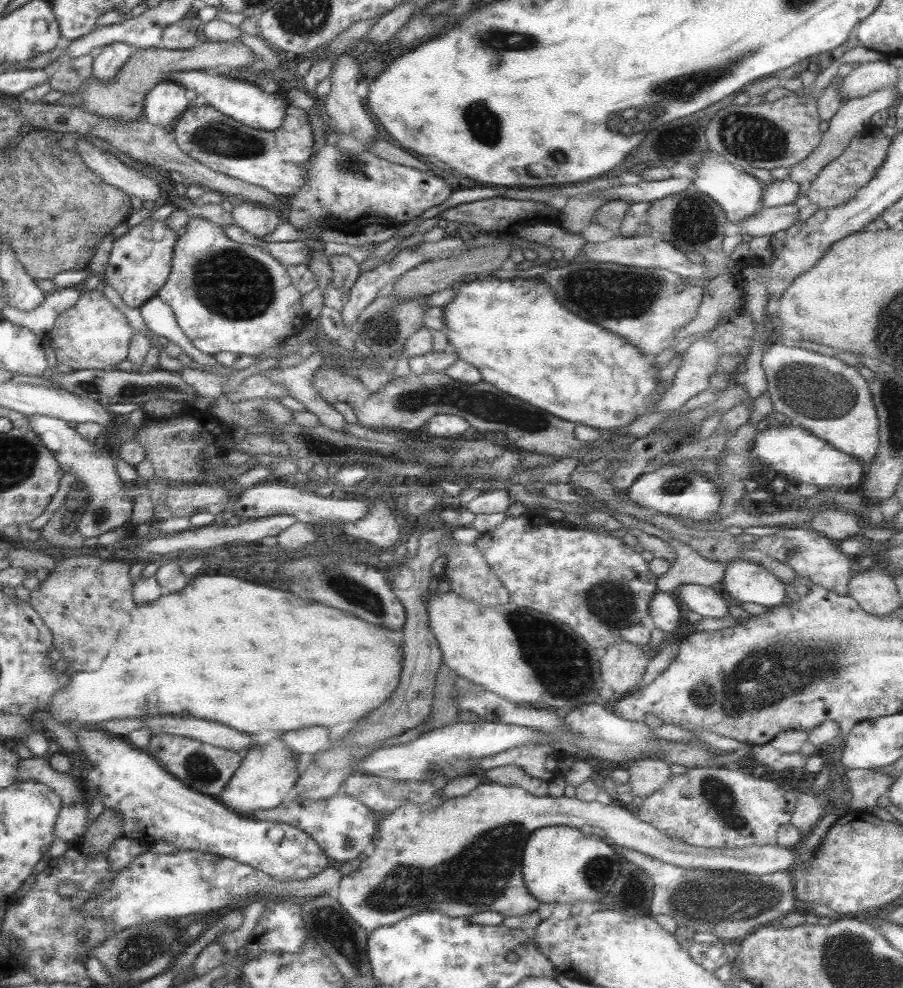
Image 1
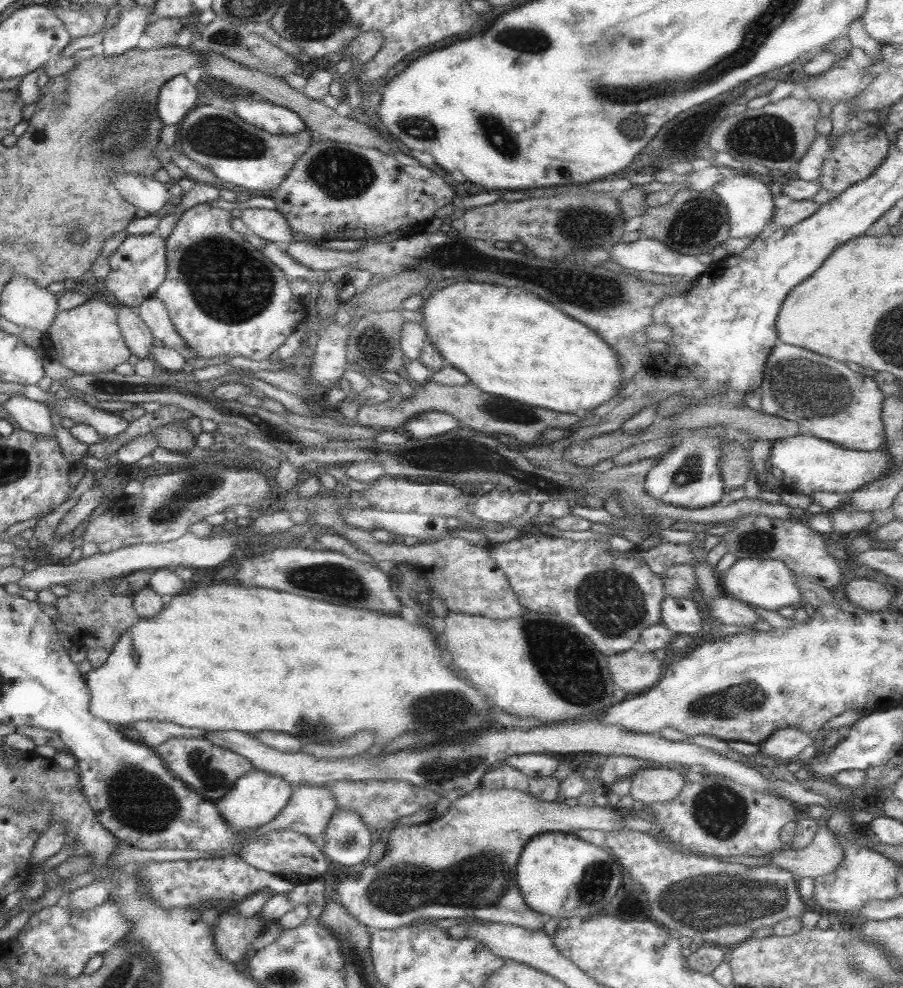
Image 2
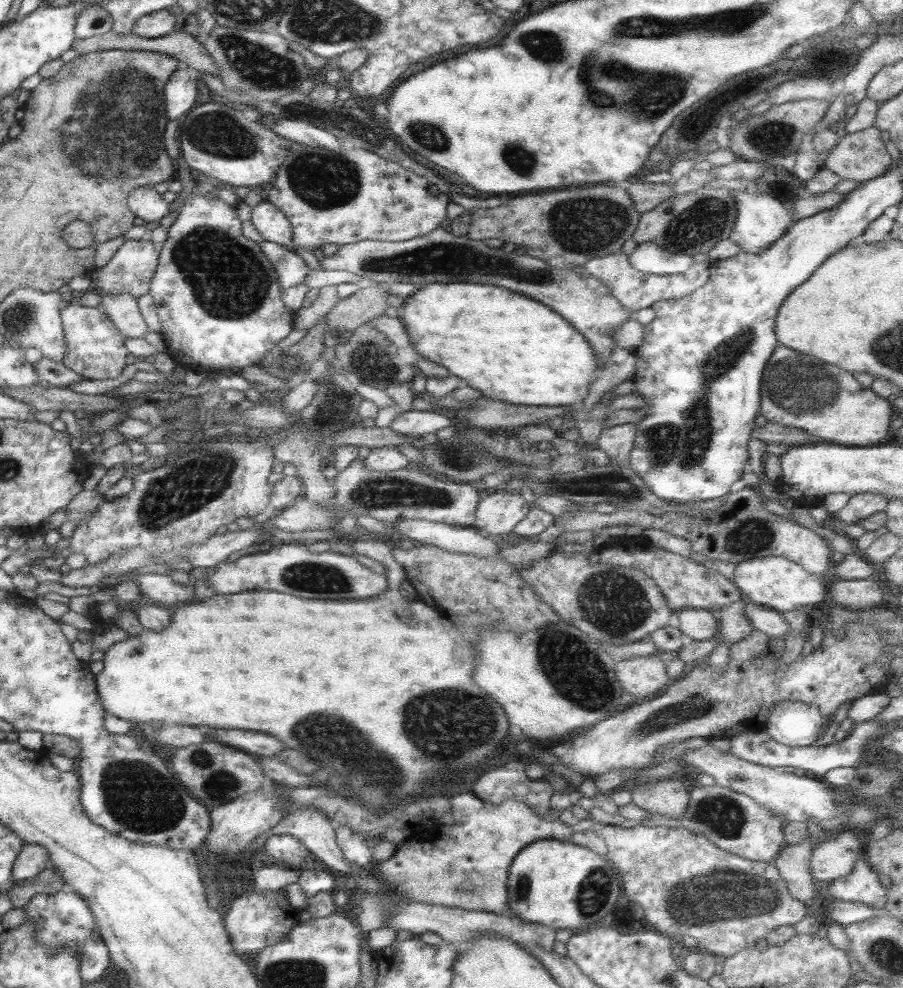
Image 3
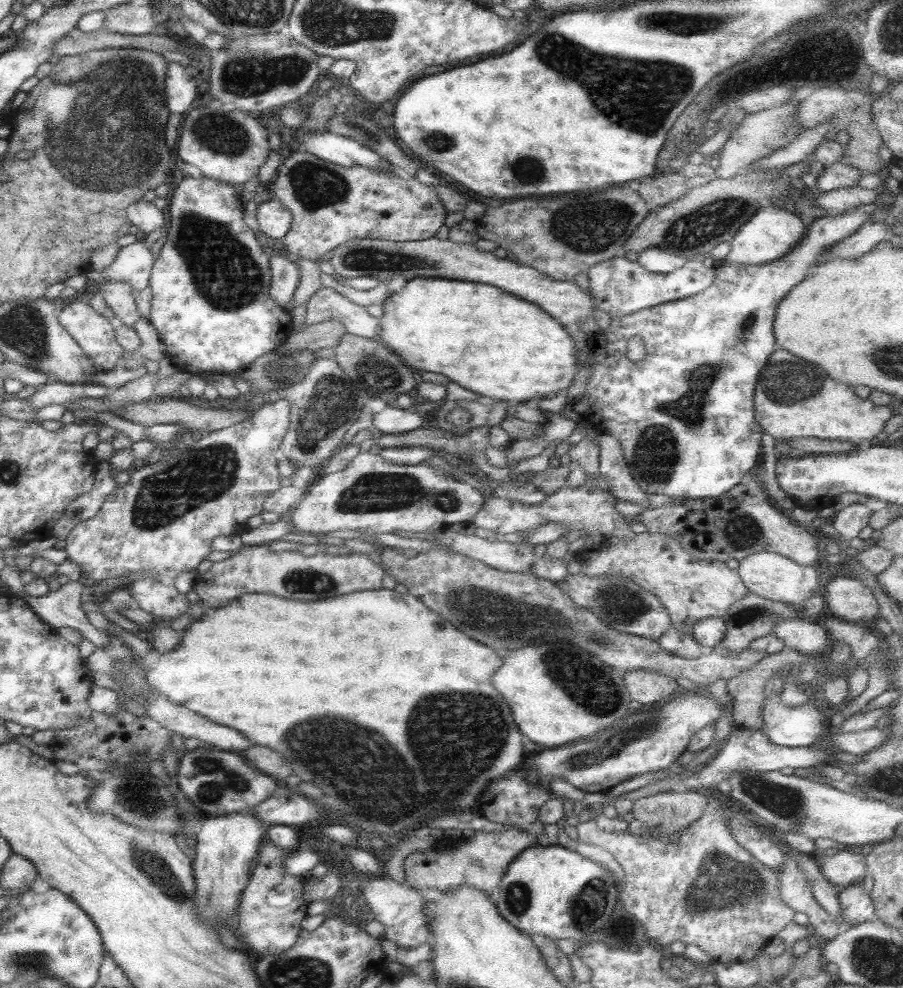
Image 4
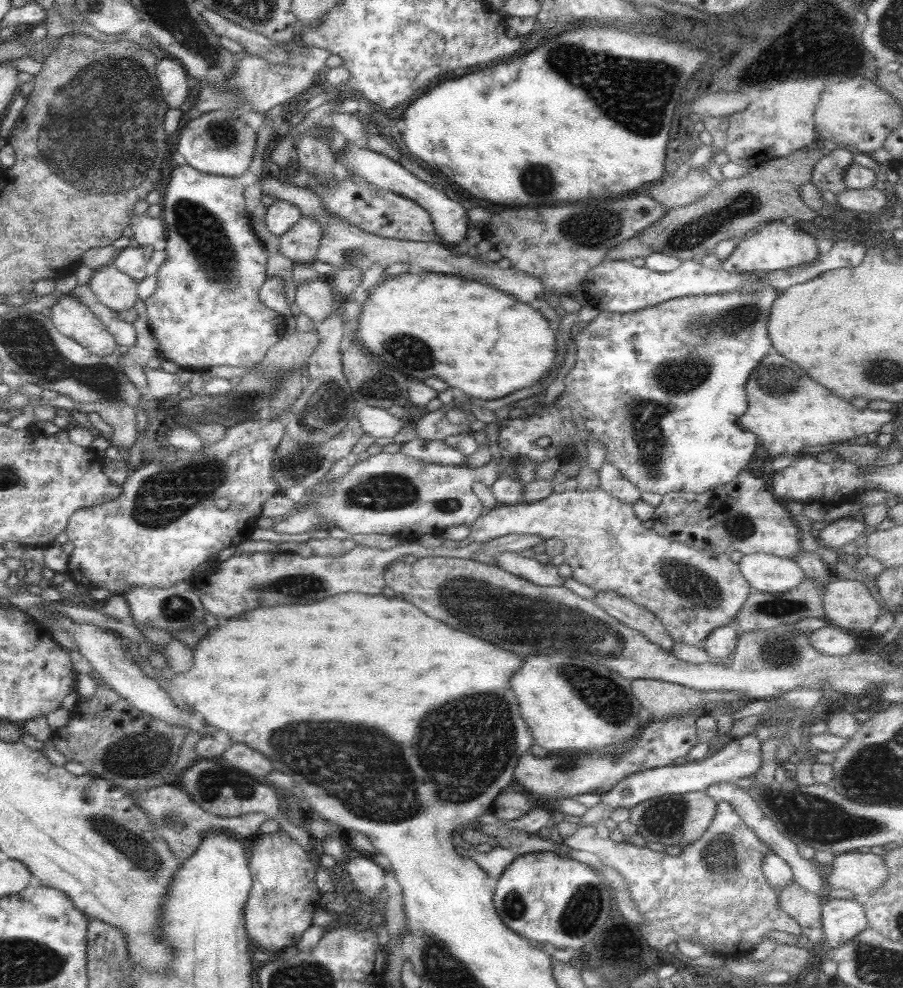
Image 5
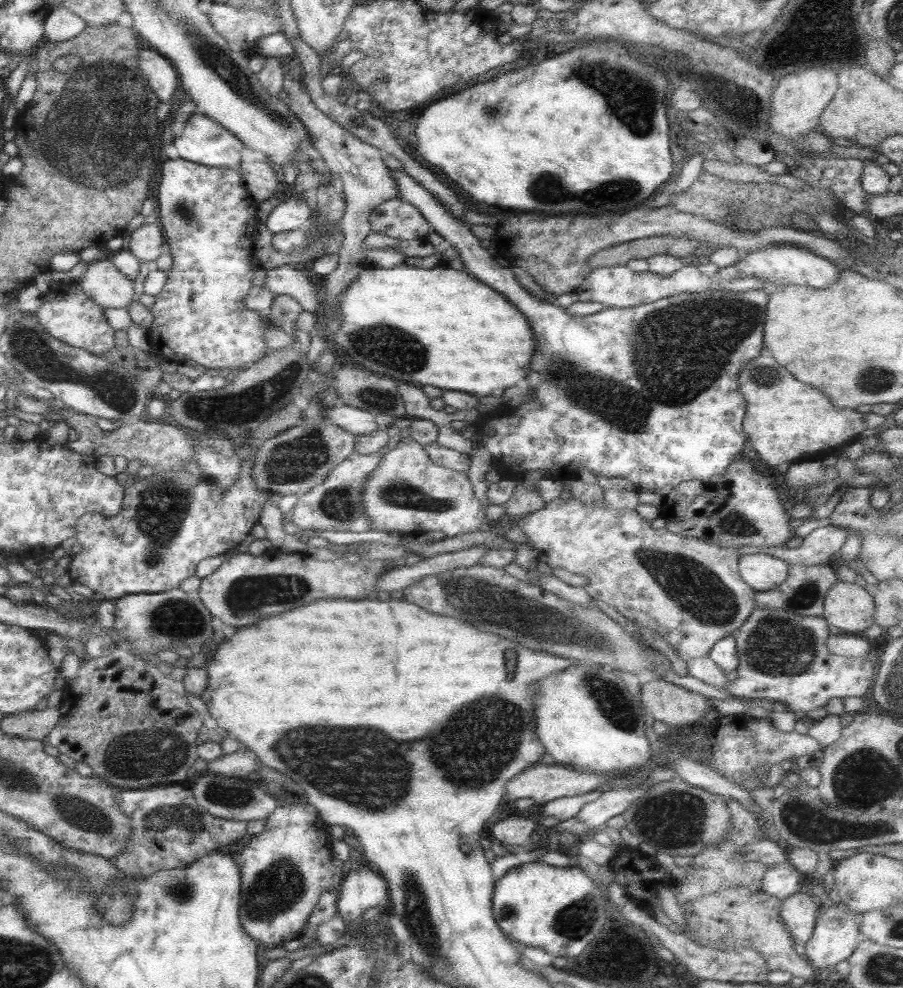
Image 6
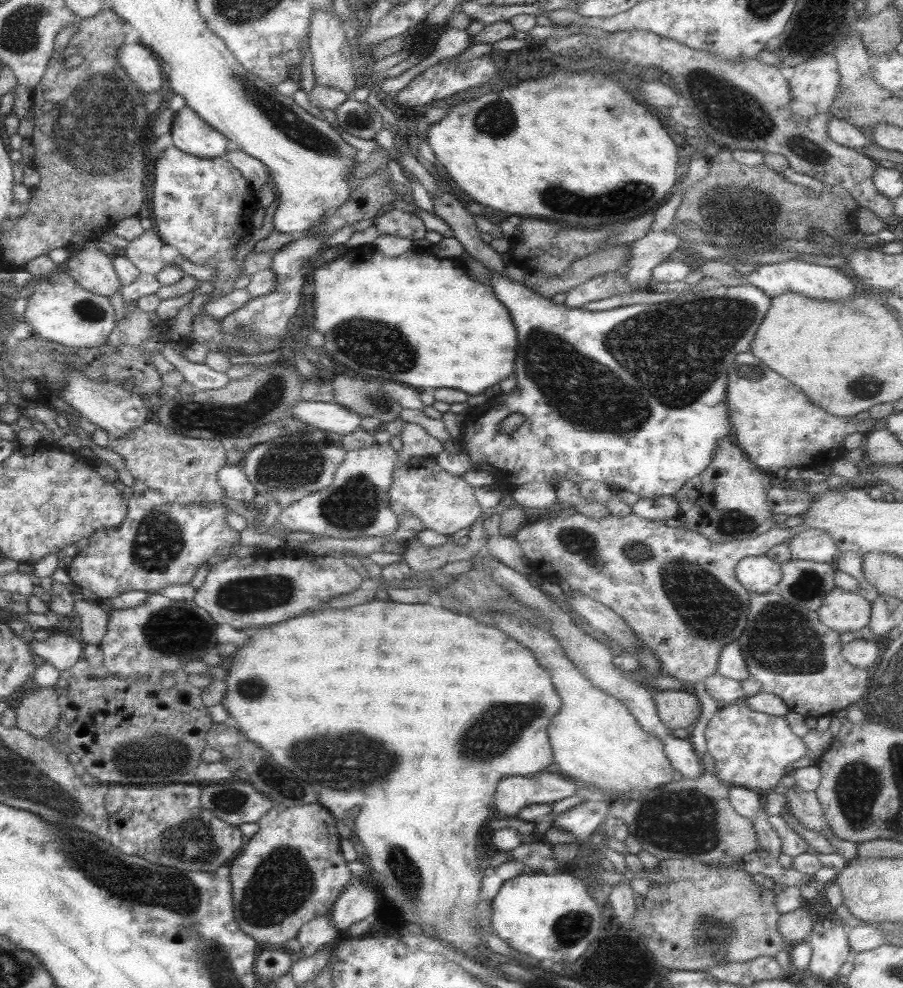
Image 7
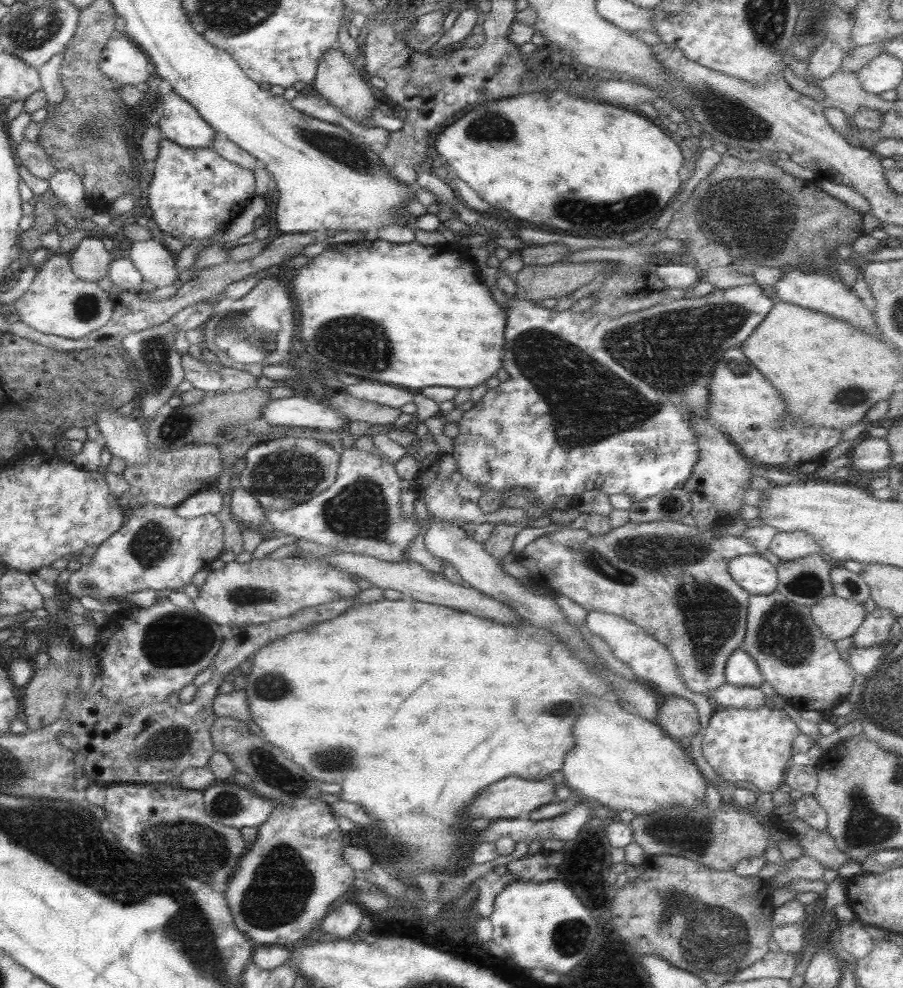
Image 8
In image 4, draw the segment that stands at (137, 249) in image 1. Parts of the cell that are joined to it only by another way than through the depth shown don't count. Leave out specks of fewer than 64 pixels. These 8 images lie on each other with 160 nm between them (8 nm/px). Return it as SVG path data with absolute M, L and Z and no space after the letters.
M135 241L121 246L107 268L103 270L89 268L84 275L88 285L92 287L96 288L109 281L122 282L128 284L135 292L148 286L153 261L149 245L143 241Z

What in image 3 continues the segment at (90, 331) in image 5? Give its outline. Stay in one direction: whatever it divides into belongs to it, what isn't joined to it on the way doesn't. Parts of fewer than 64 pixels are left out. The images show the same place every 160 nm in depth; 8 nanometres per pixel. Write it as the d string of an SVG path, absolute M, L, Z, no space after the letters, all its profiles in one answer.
M77 301L64 303L60 312L64 336L64 361L62 364L85 380L114 379L126 366L124 336L113 326L108 316L98 307L84 307Z

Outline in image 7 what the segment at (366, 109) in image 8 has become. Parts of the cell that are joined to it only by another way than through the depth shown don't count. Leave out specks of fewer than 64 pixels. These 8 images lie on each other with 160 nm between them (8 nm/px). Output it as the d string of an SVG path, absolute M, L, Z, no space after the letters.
M330 8L328 12L314 10L310 16L308 28L307 46L311 54L311 67L316 85L327 86L343 92L347 98L352 97L355 87L355 76L353 76L353 62L351 54L354 52L348 39L344 35L346 24Z

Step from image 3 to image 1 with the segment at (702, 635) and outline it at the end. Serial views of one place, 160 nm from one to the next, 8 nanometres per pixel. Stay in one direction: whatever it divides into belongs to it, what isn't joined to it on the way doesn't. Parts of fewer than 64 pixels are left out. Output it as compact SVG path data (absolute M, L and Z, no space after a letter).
M657 592L649 601L647 614L653 621L655 629L669 635L680 624L679 604L671 593Z

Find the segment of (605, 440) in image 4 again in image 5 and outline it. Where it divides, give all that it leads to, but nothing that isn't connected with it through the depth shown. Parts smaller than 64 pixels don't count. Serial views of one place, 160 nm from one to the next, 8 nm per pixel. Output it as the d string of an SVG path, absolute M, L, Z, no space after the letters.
M603 462L598 471L598 487L609 496L617 498L627 504L633 504L639 499L640 492L634 484L631 484L618 470L608 462Z

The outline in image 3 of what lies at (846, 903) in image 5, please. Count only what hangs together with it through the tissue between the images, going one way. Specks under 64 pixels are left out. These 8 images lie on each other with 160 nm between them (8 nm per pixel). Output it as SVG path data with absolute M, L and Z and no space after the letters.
M863 852L856 858L850 874L831 880L827 886L831 899L861 903L878 910L885 902L886 889L879 883L879 875L866 863Z

